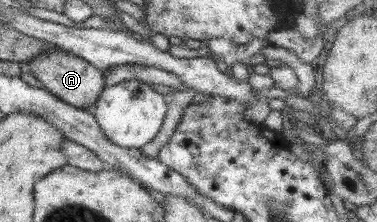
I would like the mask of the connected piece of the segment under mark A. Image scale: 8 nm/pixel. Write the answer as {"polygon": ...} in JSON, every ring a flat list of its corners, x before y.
{"polygon":[[50,49,30,57,26,63,31,75,46,88,46,91,77,109,86,110,93,106,99,92,105,87,103,73,72,53]]}

